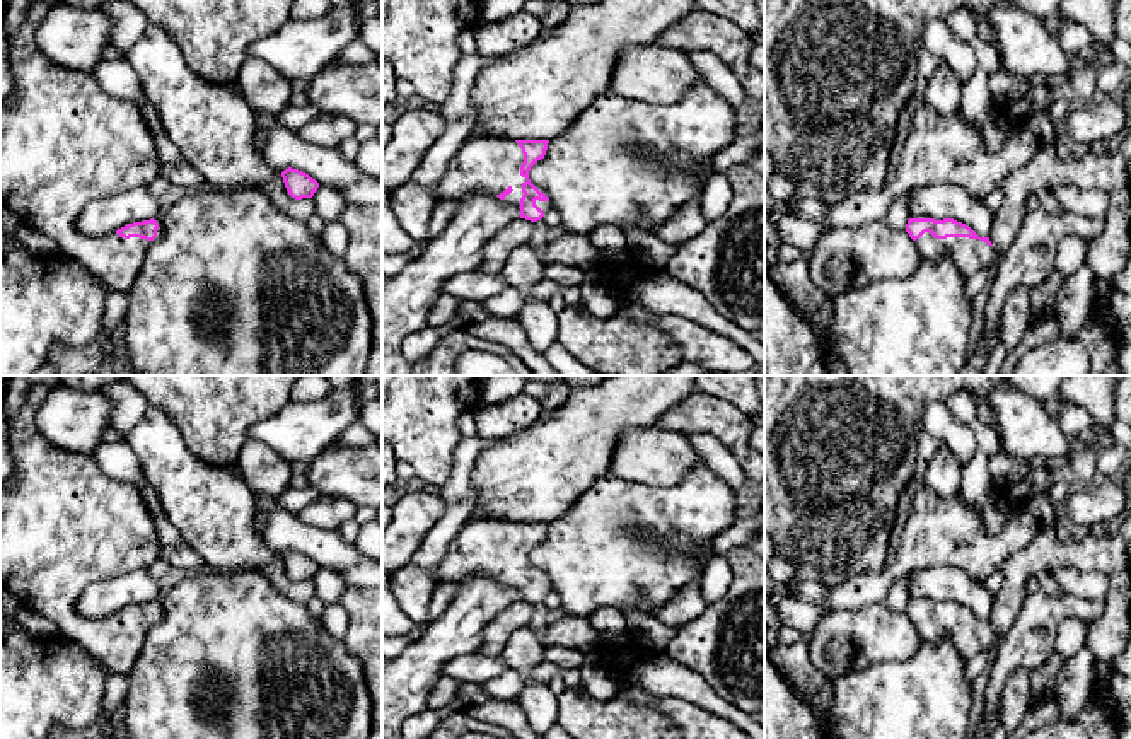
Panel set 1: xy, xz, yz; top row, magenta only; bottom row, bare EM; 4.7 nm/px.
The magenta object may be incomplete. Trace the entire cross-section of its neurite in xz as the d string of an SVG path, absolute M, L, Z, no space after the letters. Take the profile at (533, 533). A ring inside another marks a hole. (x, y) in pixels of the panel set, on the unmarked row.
M467 519L450 541L433 577L437 584L459 582L469 573L488 573L505 585L520 591L520 601L537 604L551 591L549 580L529 562L531 550L544 541L549 522L500 522L491 519Z

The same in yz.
M909 601L906 614L923 640L950 638L964 662L983 650L995 657L1000 645L989 620L979 620L971 609L954 601Z

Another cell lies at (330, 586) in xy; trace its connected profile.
M319 567L312 580L316 585L316 596L324 604L339 604L343 592L346 591L346 582L341 573L328 567Z

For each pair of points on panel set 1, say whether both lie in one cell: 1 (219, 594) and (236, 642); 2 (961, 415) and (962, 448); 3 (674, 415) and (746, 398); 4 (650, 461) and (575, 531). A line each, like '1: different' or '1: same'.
1: same
2: different
3: different
4: different

